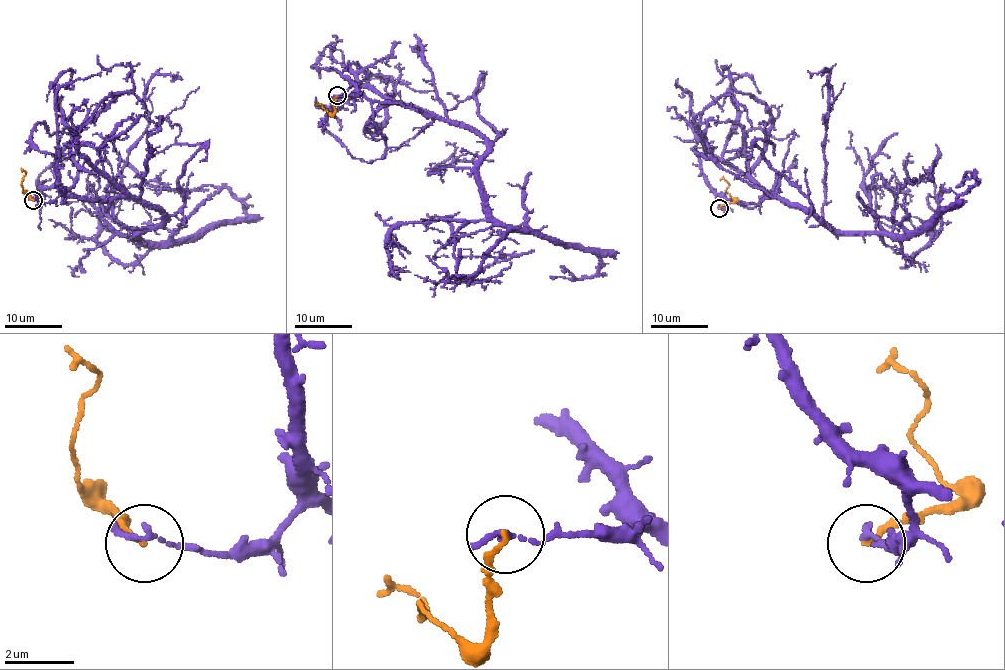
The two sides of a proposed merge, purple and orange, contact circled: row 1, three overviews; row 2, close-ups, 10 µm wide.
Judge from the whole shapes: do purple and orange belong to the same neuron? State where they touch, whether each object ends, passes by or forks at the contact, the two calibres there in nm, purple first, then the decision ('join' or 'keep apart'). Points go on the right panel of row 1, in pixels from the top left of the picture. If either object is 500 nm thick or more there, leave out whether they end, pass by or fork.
place (719, 208); purple ends; orange ends; calibres 200 and 160 nm; keep apart

